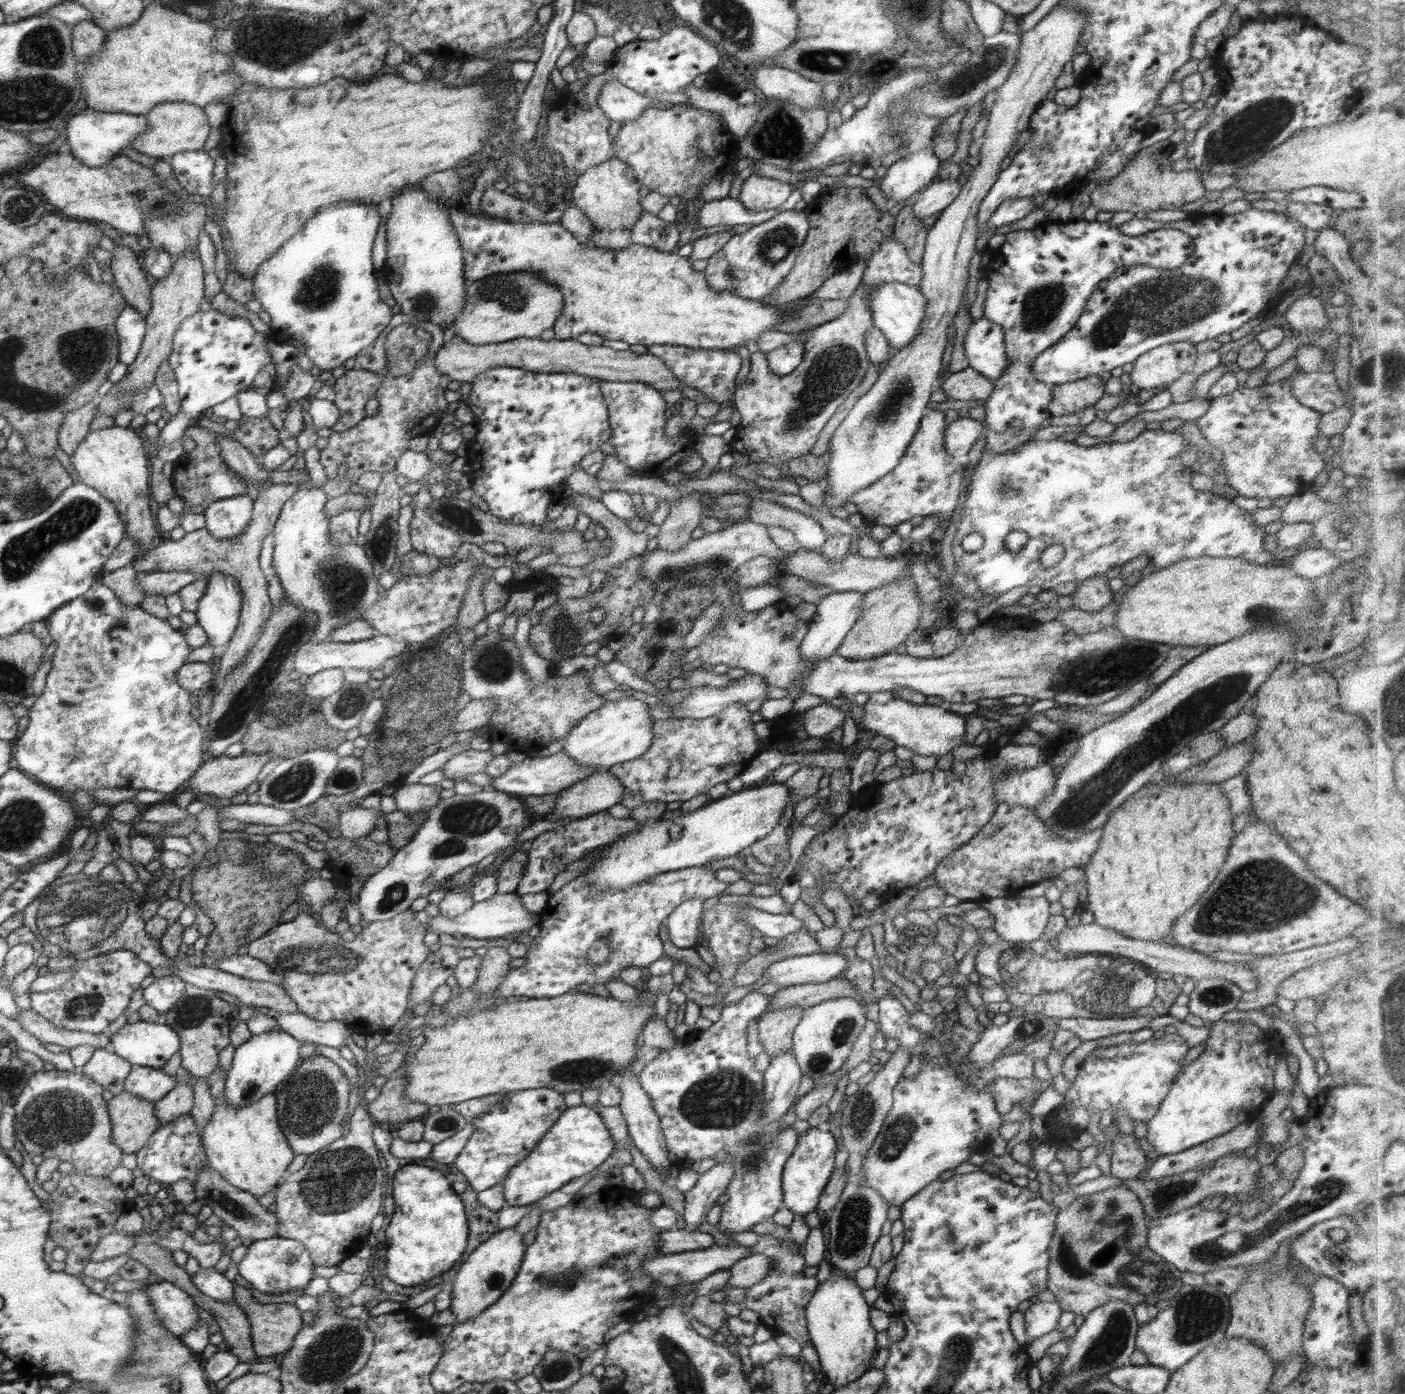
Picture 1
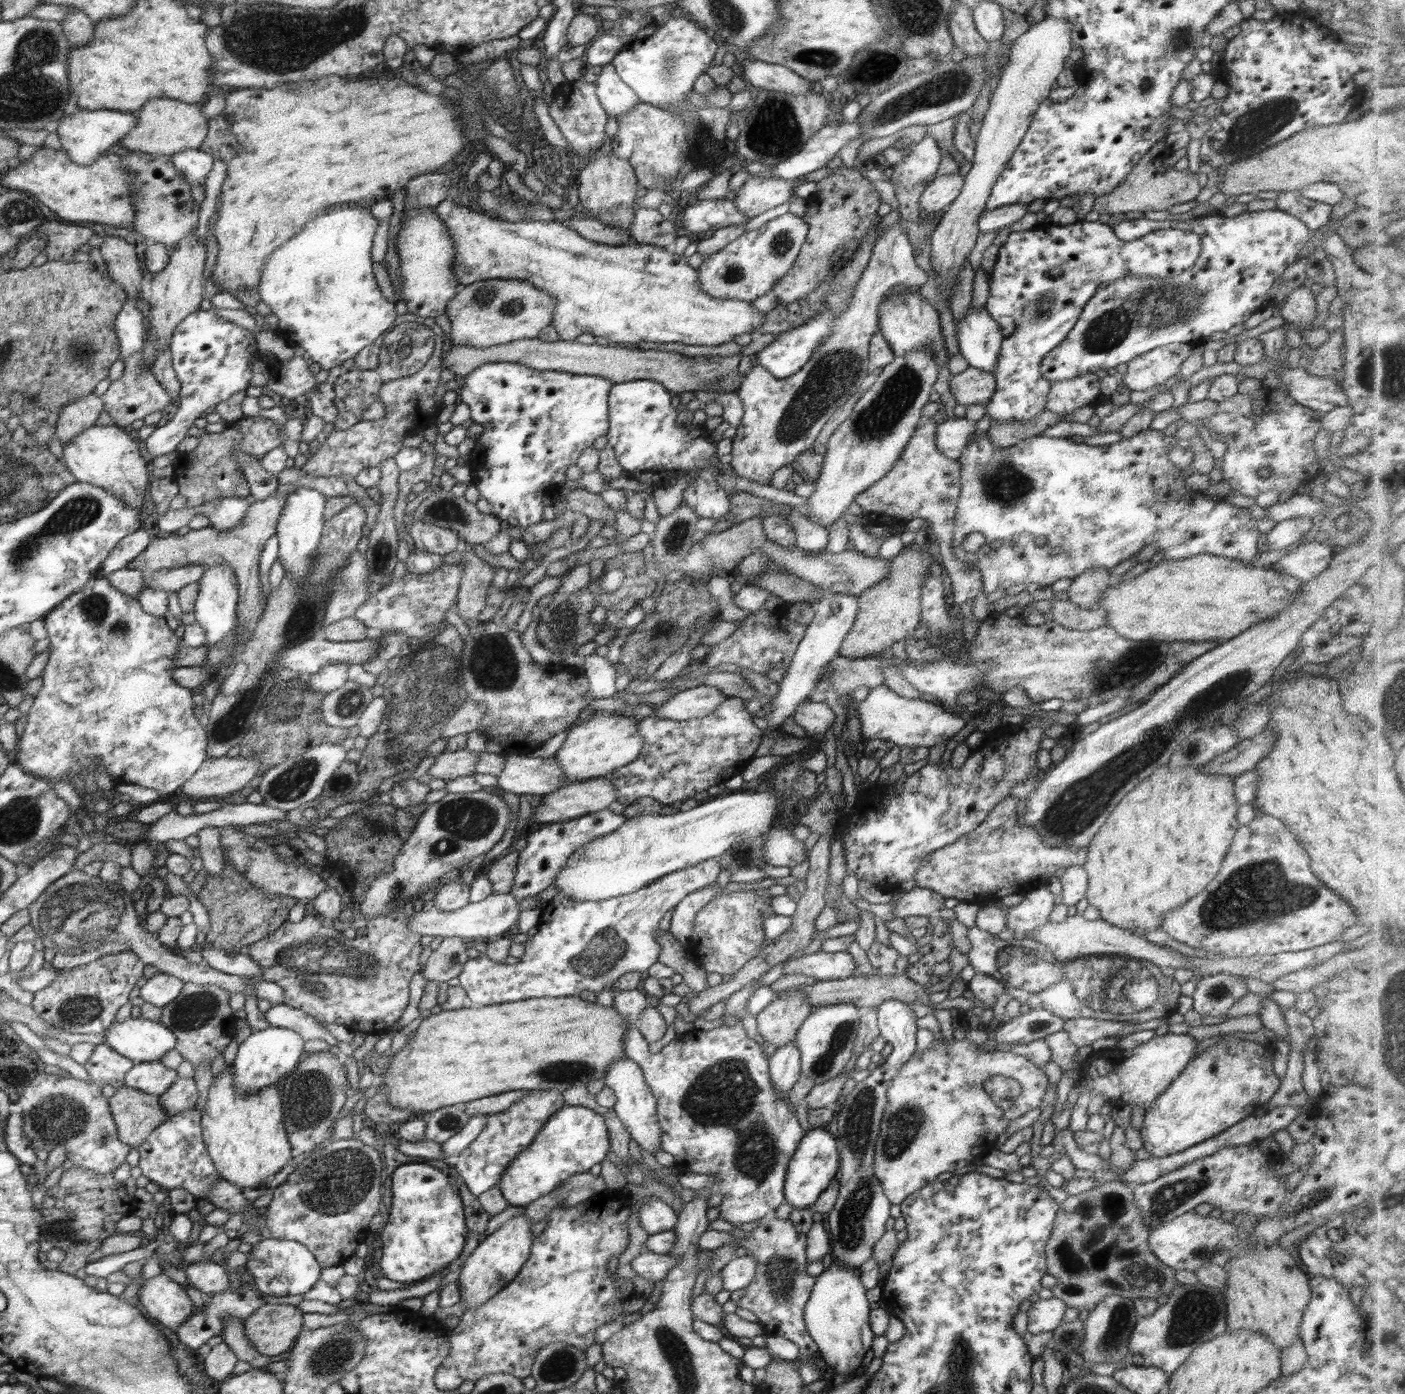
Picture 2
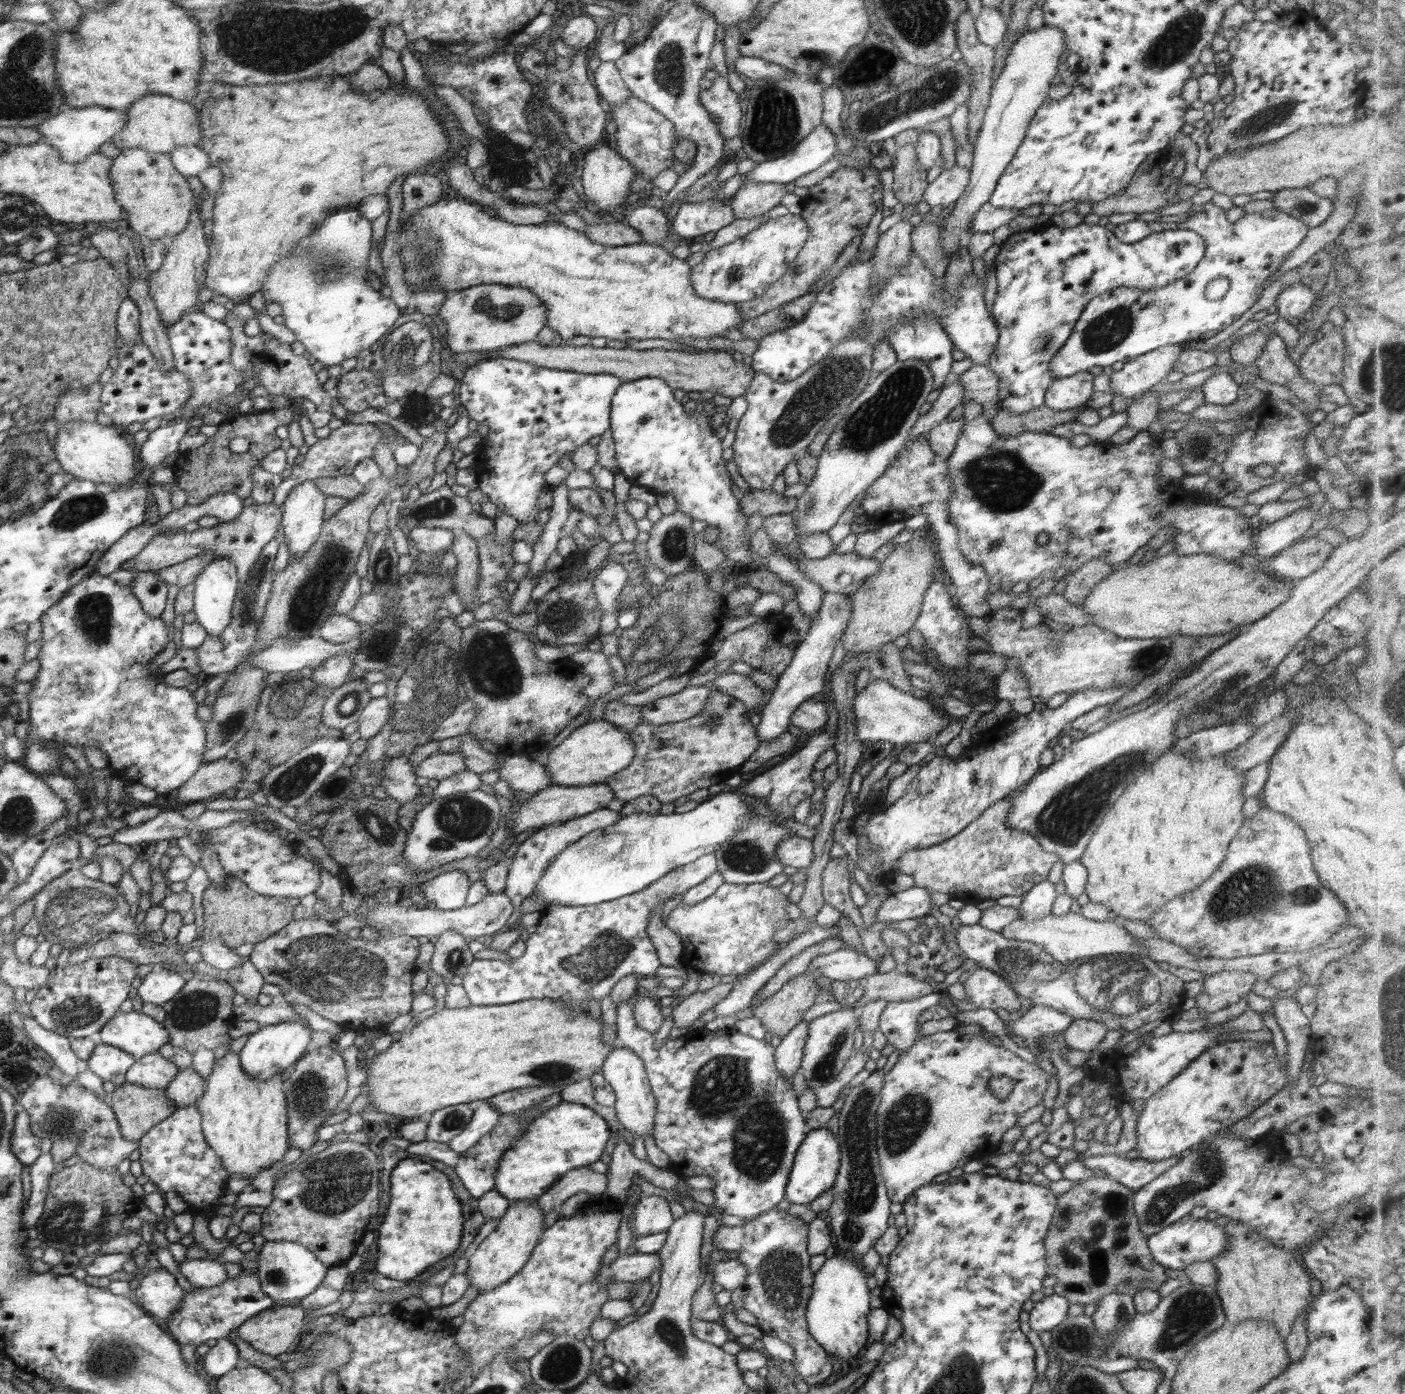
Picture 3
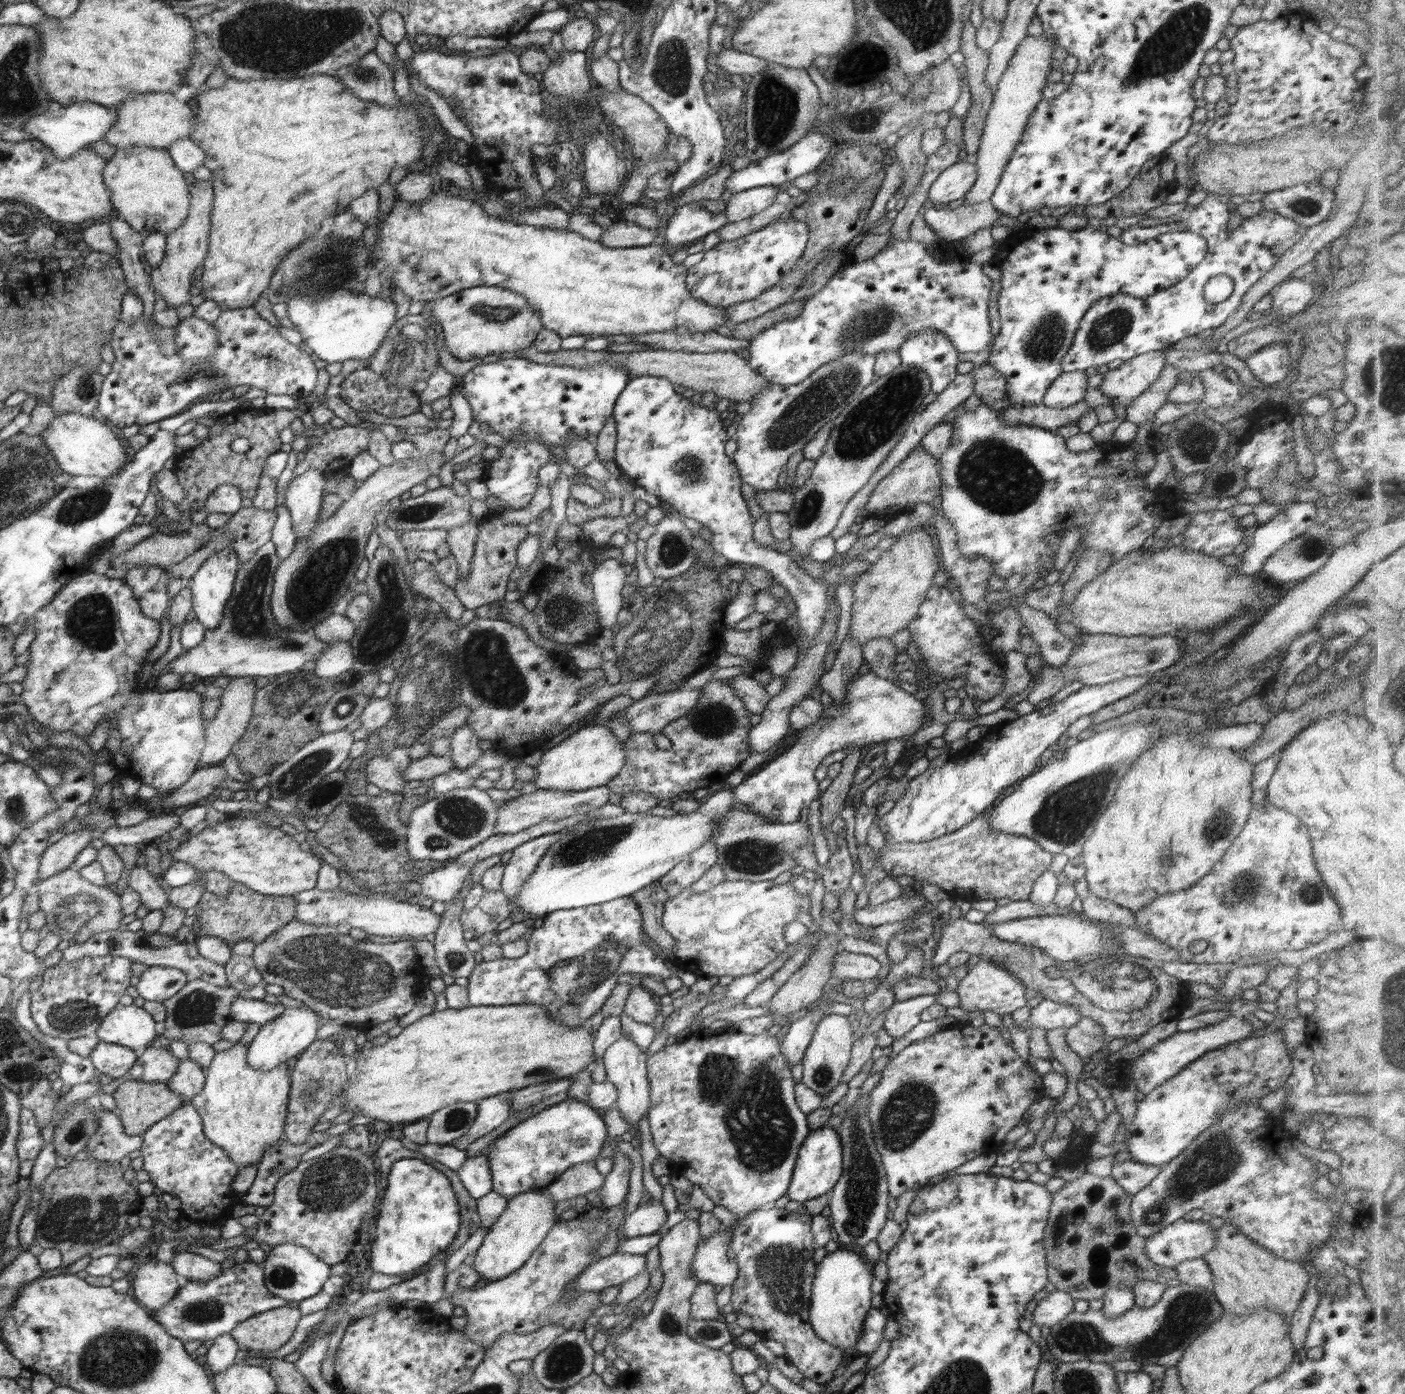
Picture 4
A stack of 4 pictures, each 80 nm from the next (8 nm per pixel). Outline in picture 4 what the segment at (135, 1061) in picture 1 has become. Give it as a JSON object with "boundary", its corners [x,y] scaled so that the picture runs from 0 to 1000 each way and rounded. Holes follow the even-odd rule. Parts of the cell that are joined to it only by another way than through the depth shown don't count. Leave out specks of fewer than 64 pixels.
{"boundary":[[[95,720],[85,722],[73,731],[68,742],[73,747],[90,750],[100,755],[109,750],[113,742],[111,735],[105,725]]]}

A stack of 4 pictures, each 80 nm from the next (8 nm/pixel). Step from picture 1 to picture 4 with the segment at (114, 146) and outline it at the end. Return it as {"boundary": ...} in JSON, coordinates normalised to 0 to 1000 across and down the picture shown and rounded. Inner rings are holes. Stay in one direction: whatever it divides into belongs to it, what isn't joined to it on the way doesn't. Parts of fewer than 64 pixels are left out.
{"boundary":[[[56,73],[50,76],[40,75],[37,79],[23,84],[16,88],[16,93],[20,94],[23,99],[35,105],[42,114],[48,115],[60,106],[65,106],[68,102],[75,100],[76,96],[83,90],[83,82],[68,73]]]}

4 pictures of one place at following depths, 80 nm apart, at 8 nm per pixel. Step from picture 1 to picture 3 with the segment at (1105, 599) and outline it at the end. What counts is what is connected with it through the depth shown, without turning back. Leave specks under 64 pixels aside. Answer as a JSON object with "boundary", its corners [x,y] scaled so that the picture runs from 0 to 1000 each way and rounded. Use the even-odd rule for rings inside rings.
{"boundary":[[[779,400],[772,406],[769,406],[762,411],[757,422],[757,429],[762,433],[770,435],[770,433],[773,431],[773,427],[776,427],[779,421],[784,418],[784,415],[787,415],[792,408],[791,405],[789,405],[784,400]]]}

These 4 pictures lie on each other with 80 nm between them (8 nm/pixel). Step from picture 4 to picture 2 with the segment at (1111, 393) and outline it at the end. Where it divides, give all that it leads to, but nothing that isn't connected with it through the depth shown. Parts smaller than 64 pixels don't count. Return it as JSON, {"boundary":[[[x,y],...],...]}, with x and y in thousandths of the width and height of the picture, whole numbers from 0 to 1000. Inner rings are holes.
{"boundary":[[[848,246],[825,248],[802,260],[801,268],[795,270],[804,280],[817,280],[828,276],[830,273],[839,269],[840,262],[852,249]]]}

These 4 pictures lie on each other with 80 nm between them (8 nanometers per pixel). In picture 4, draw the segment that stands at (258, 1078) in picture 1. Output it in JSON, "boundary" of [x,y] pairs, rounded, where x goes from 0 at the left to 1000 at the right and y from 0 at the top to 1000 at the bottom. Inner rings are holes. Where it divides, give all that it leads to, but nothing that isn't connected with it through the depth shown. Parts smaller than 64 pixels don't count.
{"boundary":[[[219,721],[215,723],[205,723],[198,731],[184,737],[184,742],[177,750],[177,763],[181,768],[194,768],[215,756],[223,747],[228,737],[228,729]]]}

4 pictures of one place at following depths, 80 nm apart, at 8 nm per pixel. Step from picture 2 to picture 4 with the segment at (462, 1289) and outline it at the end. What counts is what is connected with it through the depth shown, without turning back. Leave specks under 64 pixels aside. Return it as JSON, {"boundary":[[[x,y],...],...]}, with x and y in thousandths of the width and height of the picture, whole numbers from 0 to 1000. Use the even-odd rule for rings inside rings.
{"boundary":[[[389,852],[383,852],[362,860],[361,867],[349,881],[337,900],[337,910],[341,914],[341,918],[353,920],[367,913],[379,901],[380,897],[385,893],[394,878],[399,875],[399,874],[395,875],[396,862],[388,857],[388,854]]]}

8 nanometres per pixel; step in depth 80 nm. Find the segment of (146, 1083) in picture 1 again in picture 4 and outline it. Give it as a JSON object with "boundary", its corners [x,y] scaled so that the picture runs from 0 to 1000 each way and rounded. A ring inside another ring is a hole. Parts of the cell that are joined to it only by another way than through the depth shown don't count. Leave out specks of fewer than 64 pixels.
{"boundary":[[[108,750],[98,756],[98,762],[92,770],[97,775],[118,777],[126,769],[127,763],[121,753]]]}

